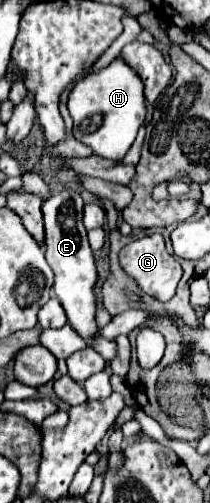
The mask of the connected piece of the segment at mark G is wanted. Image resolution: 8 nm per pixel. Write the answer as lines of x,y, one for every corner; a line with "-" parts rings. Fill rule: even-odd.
159,233
146,235
141,239
138,238
134,242
130,242
128,246
124,246
120,250
120,266
138,284
138,288
144,294
148,294
148,296
152,296
160,302
168,302
174,296
176,286
182,278
180,264
174,260
174,256
168,254
164,238

